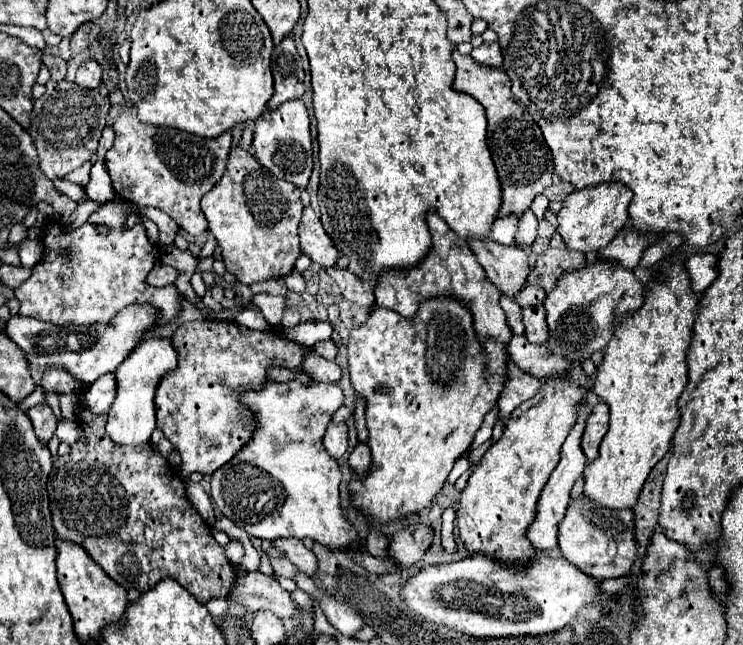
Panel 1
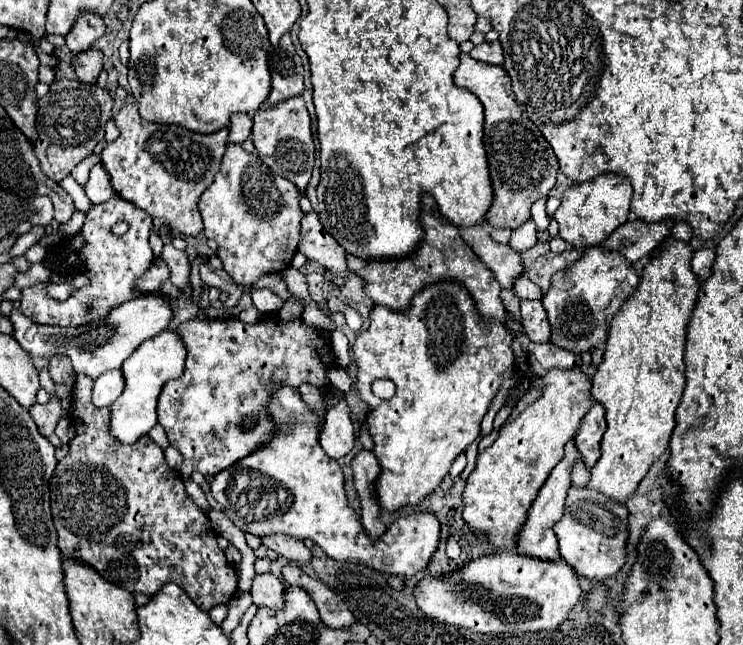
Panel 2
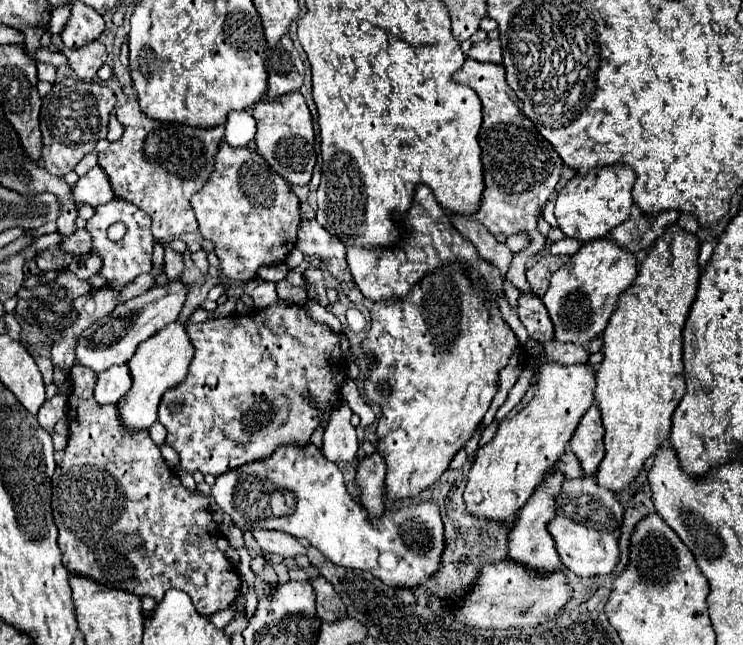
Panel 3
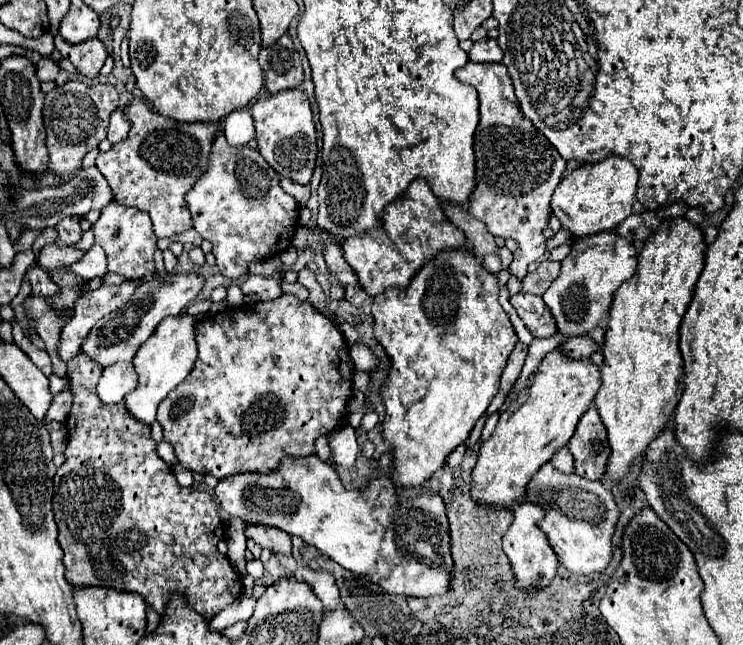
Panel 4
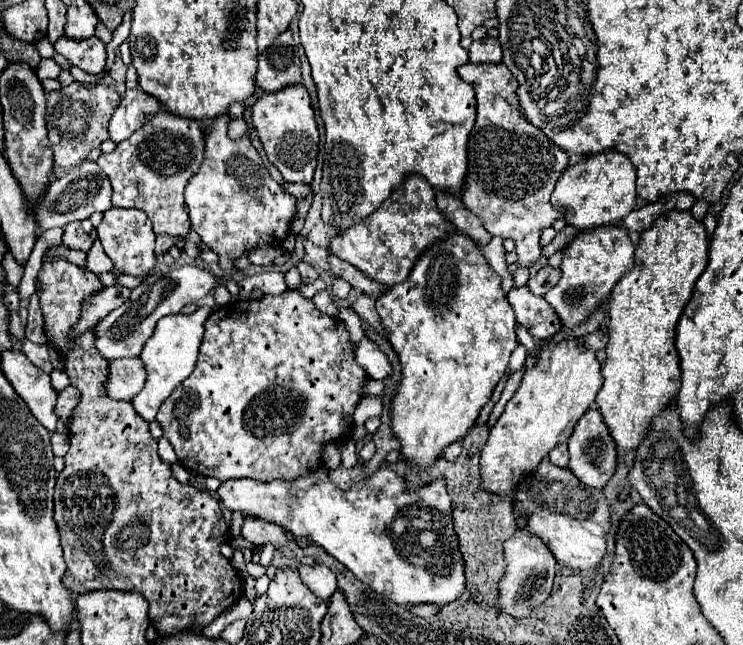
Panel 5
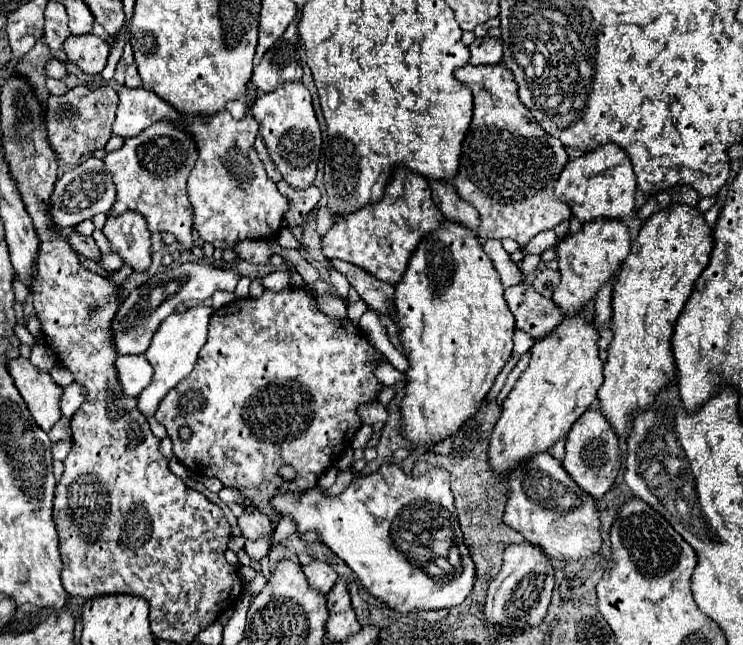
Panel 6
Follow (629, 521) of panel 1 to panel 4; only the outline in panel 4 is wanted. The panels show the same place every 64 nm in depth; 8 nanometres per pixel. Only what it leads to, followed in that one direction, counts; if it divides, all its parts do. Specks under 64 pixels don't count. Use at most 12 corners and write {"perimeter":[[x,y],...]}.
{"perimeter":[[544,464],[524,500],[566,570],[606,570],[620,516],[608,486]]}

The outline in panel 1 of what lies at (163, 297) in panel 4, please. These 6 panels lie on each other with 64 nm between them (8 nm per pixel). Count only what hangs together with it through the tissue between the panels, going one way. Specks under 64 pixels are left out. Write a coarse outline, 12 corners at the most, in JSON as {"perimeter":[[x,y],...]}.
{"perimeter":[[150,306],[56,326],[12,316],[6,336],[30,366],[82,384],[114,372],[156,324]]}

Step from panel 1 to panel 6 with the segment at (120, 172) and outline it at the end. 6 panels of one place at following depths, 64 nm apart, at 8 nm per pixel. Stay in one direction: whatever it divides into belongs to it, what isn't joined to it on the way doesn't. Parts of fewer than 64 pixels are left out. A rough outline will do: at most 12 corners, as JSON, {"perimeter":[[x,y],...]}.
{"perimeter":[[172,120],[104,158],[110,212],[140,212],[150,232],[192,251],[186,180],[198,152]]}

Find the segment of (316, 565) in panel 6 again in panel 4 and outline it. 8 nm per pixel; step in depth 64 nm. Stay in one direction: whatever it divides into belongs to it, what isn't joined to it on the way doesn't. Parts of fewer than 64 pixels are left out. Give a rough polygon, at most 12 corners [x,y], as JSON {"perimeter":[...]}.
{"perimeter":[[298,568],[294,574],[312,586],[322,600],[324,614],[340,604],[332,574]]}

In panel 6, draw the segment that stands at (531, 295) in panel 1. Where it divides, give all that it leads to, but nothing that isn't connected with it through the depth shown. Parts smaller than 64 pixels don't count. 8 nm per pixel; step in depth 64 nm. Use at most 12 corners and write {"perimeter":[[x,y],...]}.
{"perimeter":[[466,64],[474,94],[454,186],[478,234],[526,246],[570,220],[568,154],[502,64]]}

